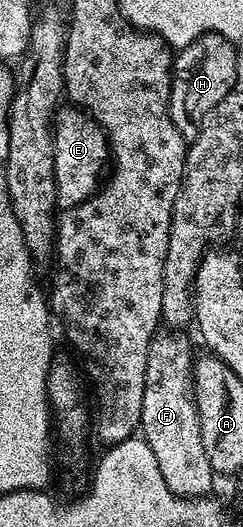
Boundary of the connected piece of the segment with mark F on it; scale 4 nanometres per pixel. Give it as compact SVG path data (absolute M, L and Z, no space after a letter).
M162 331L150 342L148 365L141 409L140 433L156 456L164 485L185 499L200 499L211 494L216 482L212 465L208 465L200 436L198 410L193 391L194 352L182 333Z

